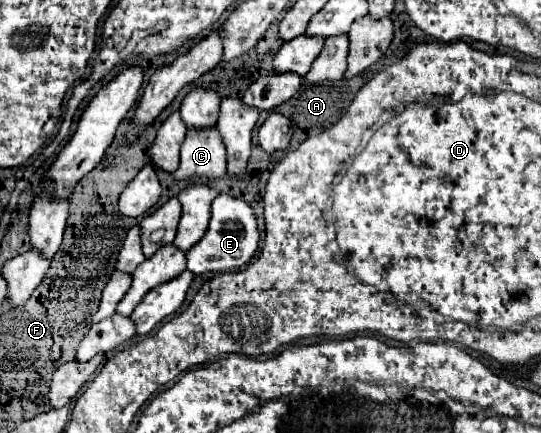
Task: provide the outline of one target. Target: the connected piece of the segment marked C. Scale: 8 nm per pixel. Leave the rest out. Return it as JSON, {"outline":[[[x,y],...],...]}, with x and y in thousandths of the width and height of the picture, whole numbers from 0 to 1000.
{"outline":[[[405,298],[390,303],[346,303],[335,335],[335,381],[320,400],[323,413],[386,409],[401,413],[416,404],[416,349]]]}

